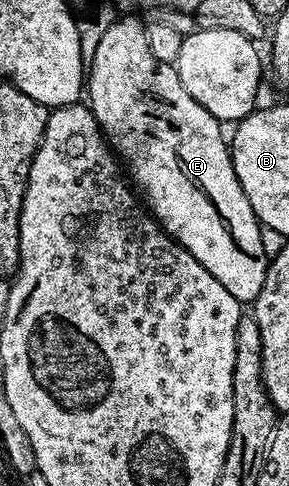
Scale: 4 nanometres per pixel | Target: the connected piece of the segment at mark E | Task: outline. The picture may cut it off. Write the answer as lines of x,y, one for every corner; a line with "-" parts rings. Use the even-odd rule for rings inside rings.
118,17
100,37
100,43
96,45
94,58
89,60
88,63
88,67
90,67
90,100
88,100
90,112
96,117
98,126
102,128
107,143
110,144
111,148
116,152
117,158
124,164
125,170
126,167
130,170
131,176
129,175
129,178
133,180
136,187
136,182
138,182
139,188
137,187
137,190
139,192
142,190
146,194
146,199
144,198
145,206
158,220
162,230
174,242
182,246
185,251
192,253
192,257
196,257
196,261
200,261
200,265
204,265
204,269
208,269
208,273
212,273
212,277
216,277
216,281
220,281
220,285
224,285
224,289
228,289
228,293
232,293
232,297
236,297
239,303
243,305
253,304
255,297
258,296
260,289
264,285
268,254
266,255
266,247
262,244
263,228
260,226
257,217
254,216
252,205
248,205
248,197
244,197
244,189
234,172
234,166
230,160
228,139
227,136
222,136
223,124
216,117
212,117
212,113
208,113
208,109
204,109
204,105
200,105
192,97
192,93
188,93
188,89
184,89
184,81
180,81
177,66
161,63
159,59
152,57
152,49
148,49
146,28
147,24
145,22
141,23
138,19
122,19
122,17

